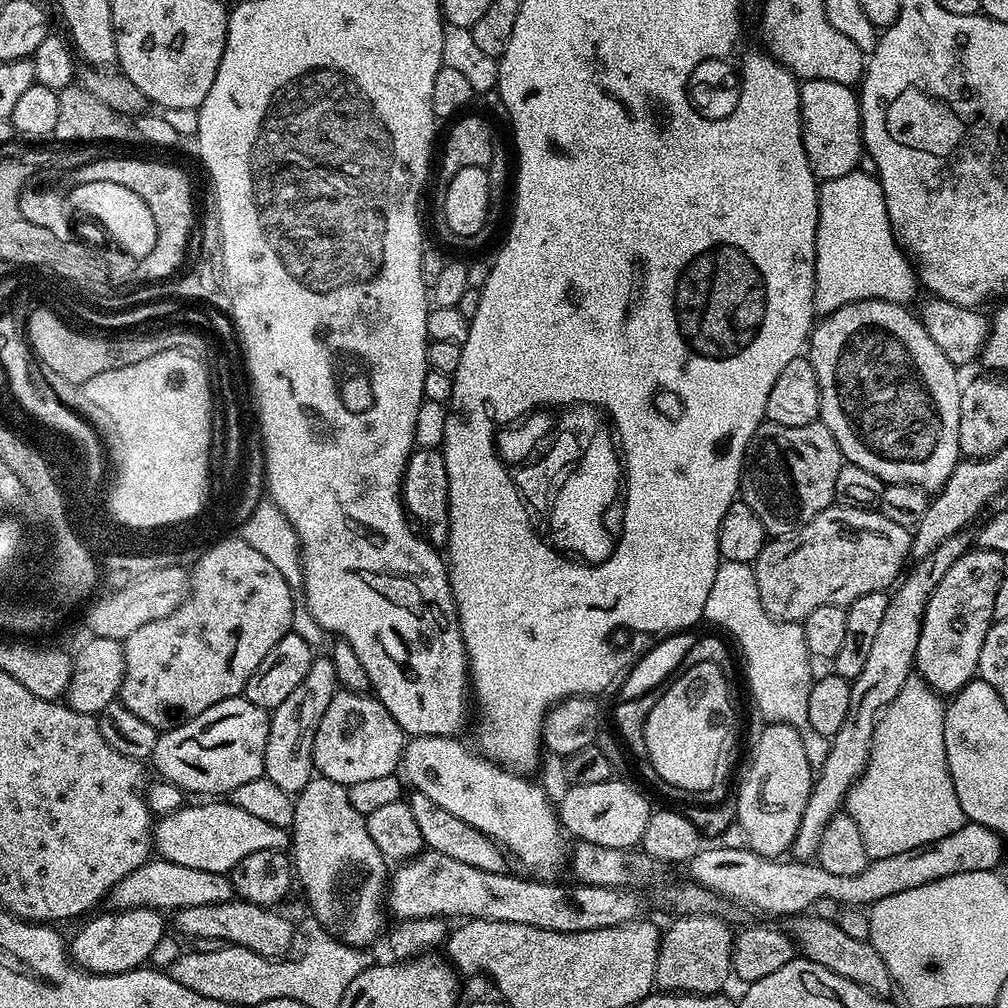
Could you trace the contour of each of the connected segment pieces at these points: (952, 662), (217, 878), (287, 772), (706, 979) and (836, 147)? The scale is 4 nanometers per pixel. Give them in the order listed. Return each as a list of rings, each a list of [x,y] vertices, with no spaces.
[[[973,547],[964,552],[946,574],[942,574],[942,582],[938,582],[938,590],[930,594],[930,602],[926,602],[924,629],[918,634],[918,650],[916,651],[915,671],[919,679],[925,680],[934,691],[941,694],[955,694],[977,675],[978,654],[982,654],[982,642],[986,642],[986,634],[993,626],[994,597],[998,594],[998,586],[1006,578],[1004,572],[1005,557],[994,550]]]
[[[150,858],[138,870],[126,874],[113,886],[110,900],[117,909],[155,908],[179,910],[190,906],[210,906],[233,899],[234,891],[231,879],[225,873],[210,870],[194,870],[190,866],[178,866],[163,858]]]
[[[317,655],[310,670],[306,670],[306,678],[298,682],[298,687],[290,693],[290,698],[286,698],[282,706],[271,709],[264,755],[264,776],[274,782],[274,786],[298,794],[308,785],[308,781],[313,779],[314,734],[318,730],[318,722],[322,722],[322,714],[326,714],[326,706],[330,706],[330,698],[334,698],[336,691],[338,684],[335,662]]]
[[[701,914],[699,916],[681,915],[667,929],[663,929],[658,950],[658,966],[656,967],[655,987],[677,994],[699,994],[711,996],[719,993],[720,988],[727,982],[728,976],[733,975],[732,970],[732,941],[733,929],[728,929],[724,920],[719,920],[716,914]]]
[[[804,80],[800,84],[800,129],[817,181],[842,178],[842,174],[850,174],[861,167],[864,137],[860,135],[860,102],[849,85],[829,80]]]

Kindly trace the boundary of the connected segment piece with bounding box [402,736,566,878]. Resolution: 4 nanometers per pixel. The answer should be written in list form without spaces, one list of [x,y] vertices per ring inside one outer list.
[[[414,736],[411,737],[405,743],[404,746],[404,758],[402,761],[402,772],[406,777],[408,775],[408,780],[413,789],[415,791],[421,792],[426,795],[427,798],[430,798],[431,802],[434,802],[438,807],[441,807],[442,810],[448,810],[450,814],[455,816],[455,818],[460,818],[462,822],[468,823],[470,826],[474,827],[476,830],[480,831],[482,834],[486,835],[495,843],[499,845],[500,848],[506,850],[507,855],[509,857],[512,856],[517,860],[518,863],[521,864],[524,868],[529,868],[529,873],[535,874],[540,878],[548,878],[551,872],[556,872],[560,867],[565,867],[566,864],[566,854],[564,858],[564,840],[566,841],[565,833],[562,831],[560,827],[560,817],[558,815],[557,809],[554,805],[547,800],[547,794],[544,793],[544,789],[541,787],[539,783],[535,779],[529,778],[527,775],[521,774],[519,772],[513,772],[510,768],[505,768],[504,765],[496,763],[494,760],[488,759],[487,756],[481,754],[479,751],[473,750],[471,752],[470,749],[467,748],[464,744],[459,744],[459,739],[453,738],[451,736]]]

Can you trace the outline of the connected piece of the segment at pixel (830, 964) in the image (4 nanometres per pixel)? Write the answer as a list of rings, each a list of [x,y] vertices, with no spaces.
[[[801,914],[791,917],[786,924],[799,955],[805,960],[812,960],[818,966],[826,966],[826,970],[870,990],[876,996],[891,997],[891,992],[894,992],[892,975],[890,970],[886,970],[886,962],[882,962],[878,950],[874,950],[872,943],[868,940],[850,938],[850,934],[842,931],[835,919],[823,920],[820,916],[812,915]]]

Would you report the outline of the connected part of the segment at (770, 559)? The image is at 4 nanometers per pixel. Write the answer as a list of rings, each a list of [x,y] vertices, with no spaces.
[[[847,506],[827,508],[793,535],[772,538],[765,543],[754,562],[760,601],[776,620],[803,622],[812,611],[818,610],[818,606],[847,606],[862,598],[862,594],[891,589],[897,577],[905,571],[904,559],[909,559],[911,550],[912,541],[905,529],[894,527],[879,510]]]

